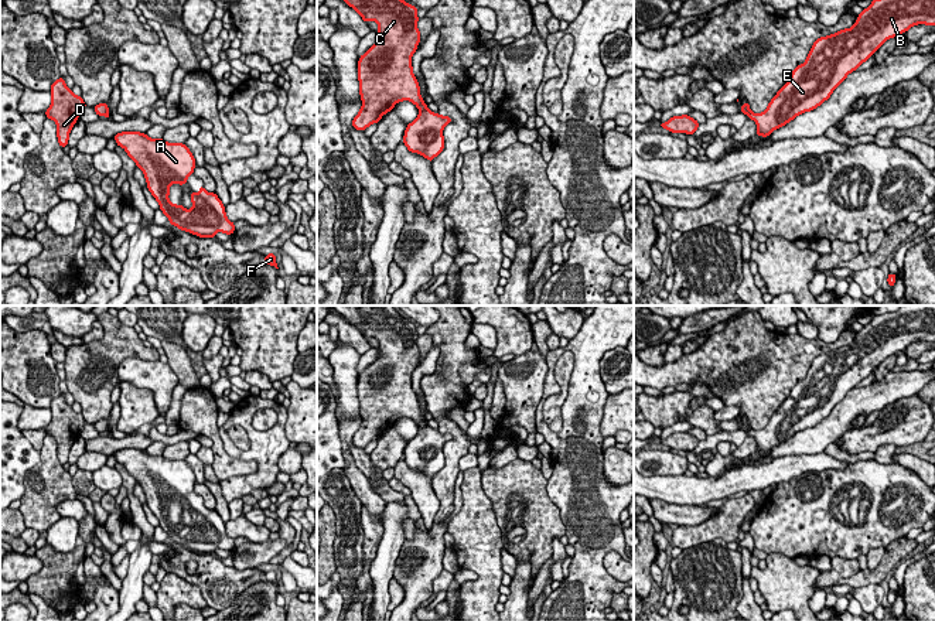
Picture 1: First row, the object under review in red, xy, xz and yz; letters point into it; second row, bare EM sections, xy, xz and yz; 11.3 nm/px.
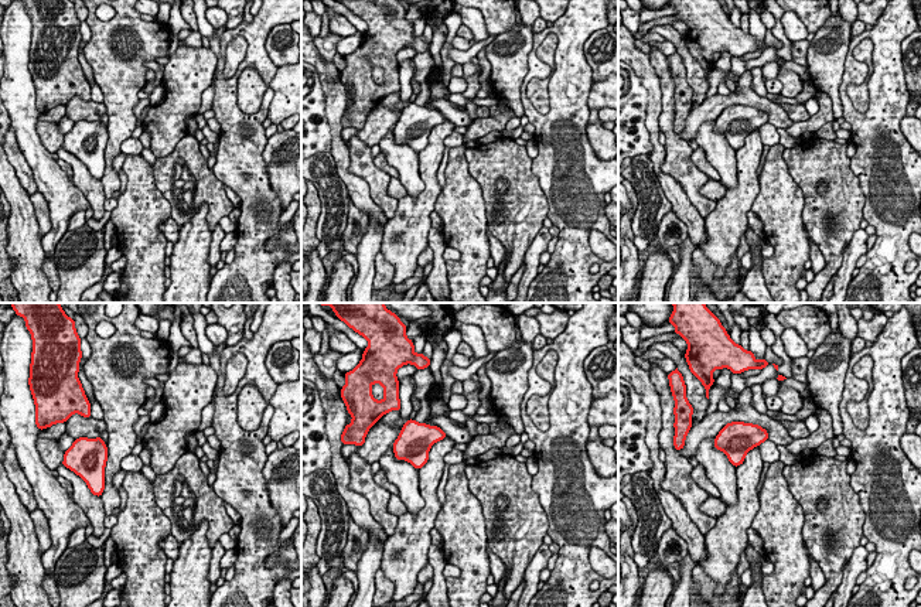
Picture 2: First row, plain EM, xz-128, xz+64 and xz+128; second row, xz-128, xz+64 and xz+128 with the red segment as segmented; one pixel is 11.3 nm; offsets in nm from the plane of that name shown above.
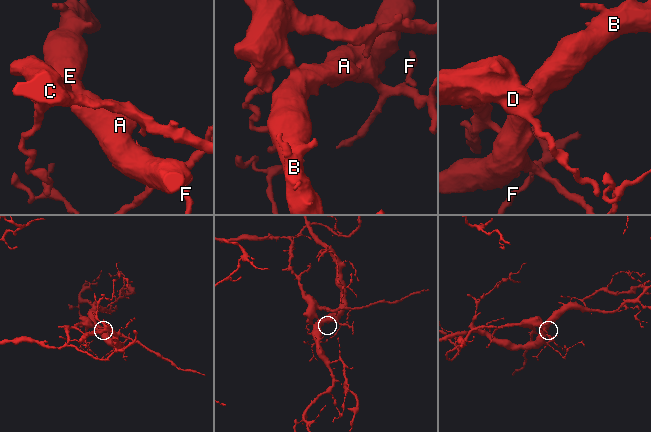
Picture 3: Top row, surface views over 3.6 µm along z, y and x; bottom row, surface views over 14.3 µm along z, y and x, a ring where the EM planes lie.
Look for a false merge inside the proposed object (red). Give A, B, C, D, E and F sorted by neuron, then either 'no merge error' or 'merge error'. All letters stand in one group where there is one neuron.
groups A B E F / C D; merge error

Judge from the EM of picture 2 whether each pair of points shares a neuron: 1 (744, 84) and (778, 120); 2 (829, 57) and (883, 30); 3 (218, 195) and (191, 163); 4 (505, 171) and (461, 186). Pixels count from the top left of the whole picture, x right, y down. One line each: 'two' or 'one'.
1: one
2: two
3: one
4: two

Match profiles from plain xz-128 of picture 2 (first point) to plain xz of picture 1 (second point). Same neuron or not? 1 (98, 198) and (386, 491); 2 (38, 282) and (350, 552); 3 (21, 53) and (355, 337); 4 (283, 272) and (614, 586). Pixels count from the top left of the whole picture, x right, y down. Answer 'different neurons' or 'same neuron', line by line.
1: different neurons
2: same neuron
3: different neurons
4: different neurons

